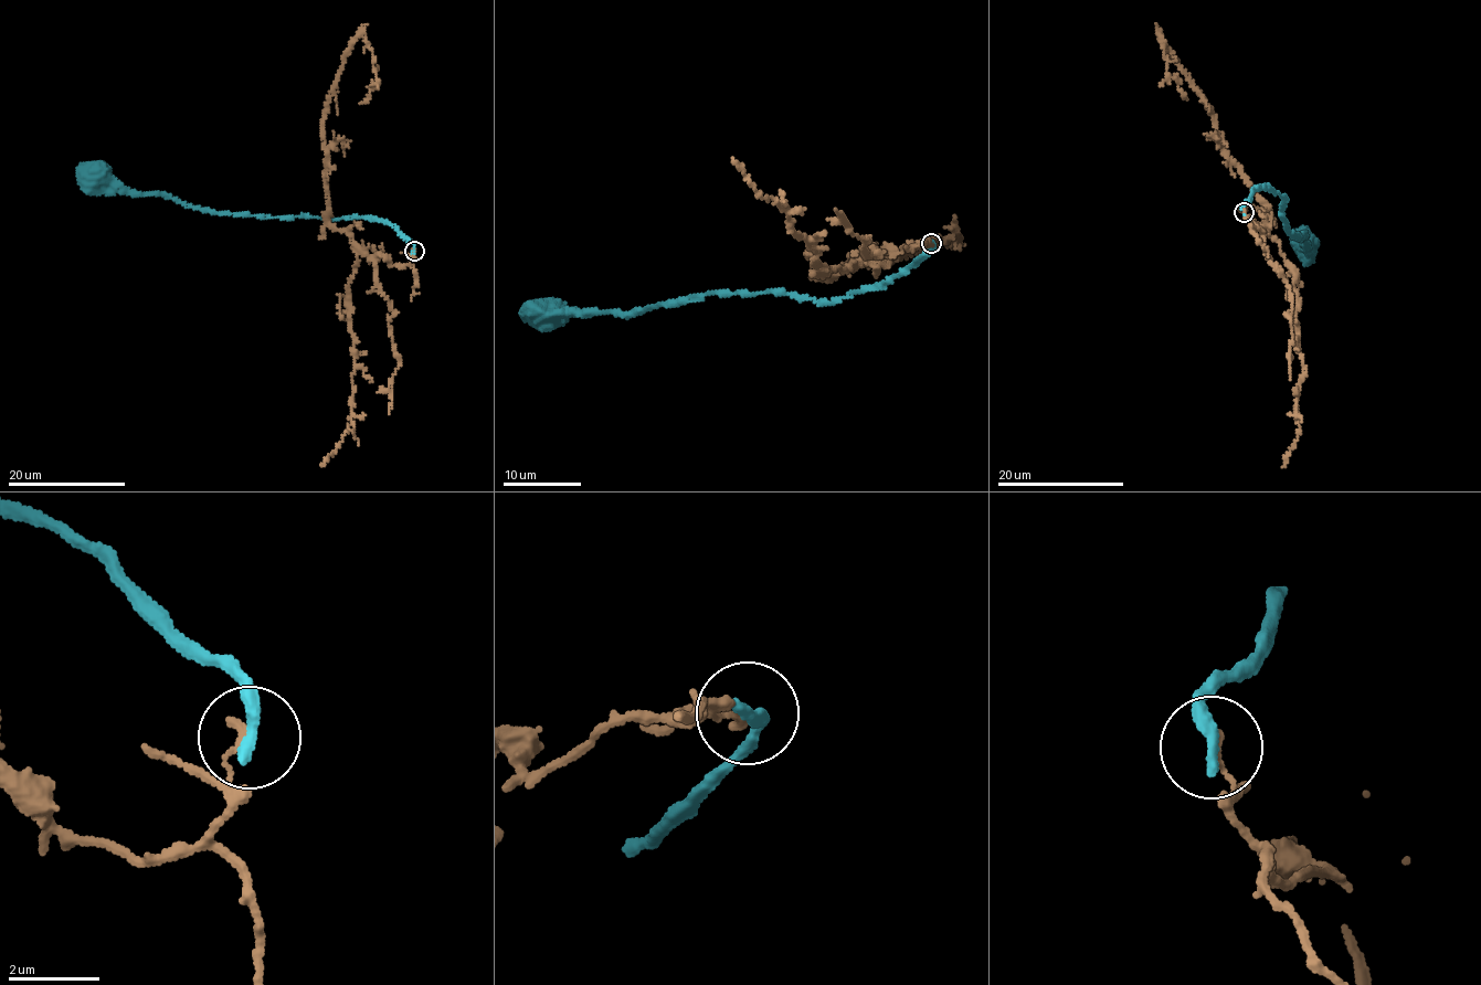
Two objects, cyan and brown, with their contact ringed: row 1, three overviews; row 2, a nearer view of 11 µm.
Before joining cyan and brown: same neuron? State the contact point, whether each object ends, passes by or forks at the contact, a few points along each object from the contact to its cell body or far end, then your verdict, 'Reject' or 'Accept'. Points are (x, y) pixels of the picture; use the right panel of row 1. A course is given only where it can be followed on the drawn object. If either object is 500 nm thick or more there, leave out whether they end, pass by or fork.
Place: (1244, 212). At the ring cyan ends. At the ring brown ends. Course of cyan: (1244, 211), (1255, 189), (1284, 196), (1282, 215), (1291, 235), (1305, 235), (1309, 249), (1301, 245). Course of brown: (1244, 211), (1254, 231), (1263, 230), (1267, 204), (1225, 149), (1215, 114), (1159, 36), (1165, 70), (1187, 99). Reject

